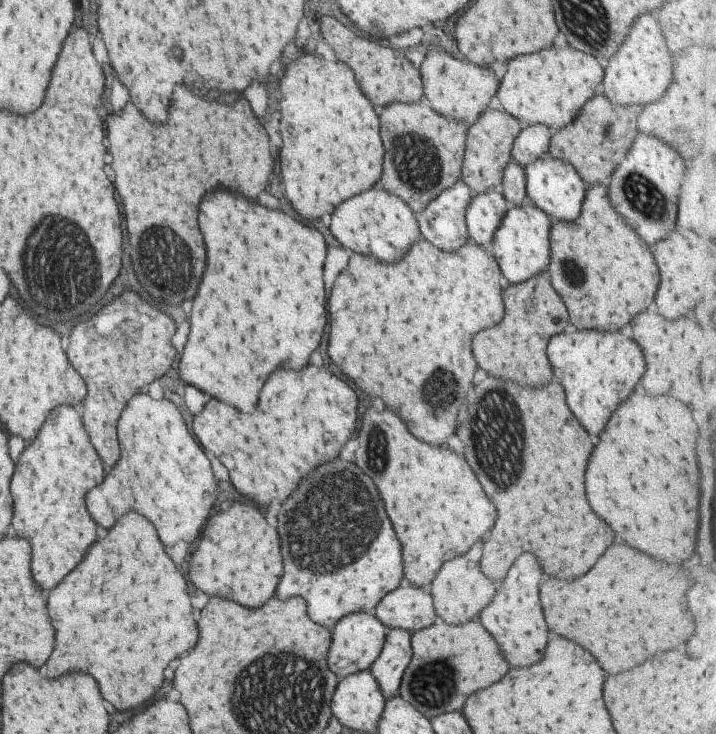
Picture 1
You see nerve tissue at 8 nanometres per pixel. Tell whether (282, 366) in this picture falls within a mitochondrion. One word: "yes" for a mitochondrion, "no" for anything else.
no

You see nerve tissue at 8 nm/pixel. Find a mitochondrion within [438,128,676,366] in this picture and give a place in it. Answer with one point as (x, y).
(642, 195)

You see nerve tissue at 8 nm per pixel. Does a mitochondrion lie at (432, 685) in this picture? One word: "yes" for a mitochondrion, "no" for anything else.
yes

